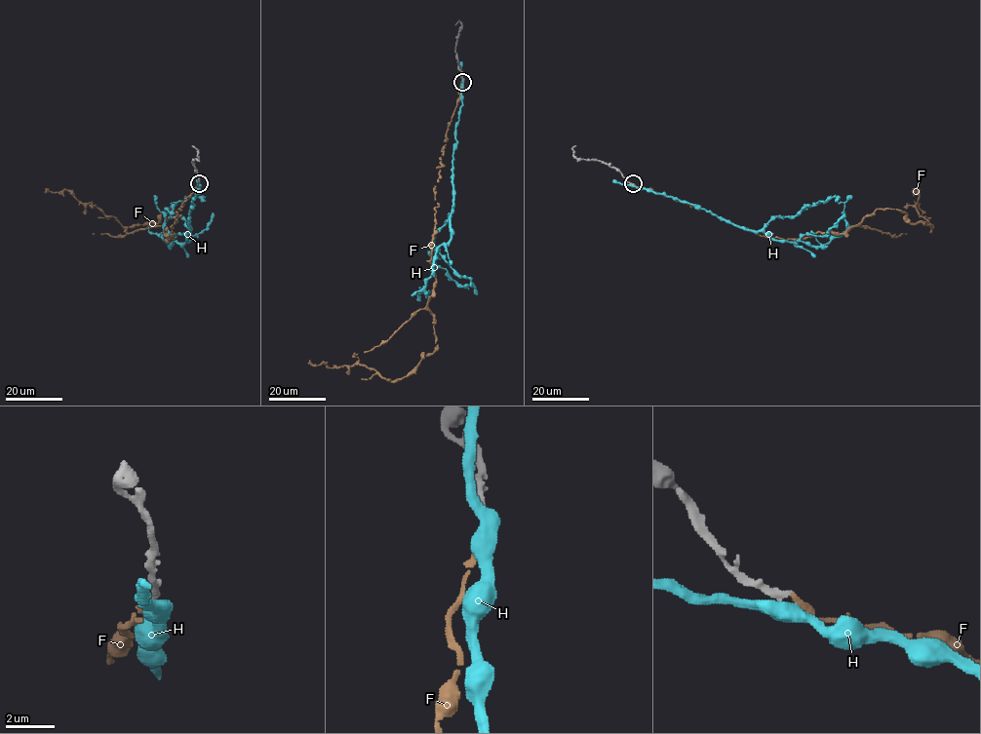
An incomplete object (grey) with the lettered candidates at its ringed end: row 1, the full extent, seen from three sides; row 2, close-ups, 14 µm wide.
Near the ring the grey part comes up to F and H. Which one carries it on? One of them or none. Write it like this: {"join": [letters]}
{"join": ["F"]}

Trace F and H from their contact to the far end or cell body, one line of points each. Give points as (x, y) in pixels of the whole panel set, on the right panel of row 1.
F: (633, 183), (773, 238), (845, 233), (877, 209), (931, 227), (917, 212), (919, 190), (911, 192)
H: (632, 185), (699, 206), (732, 224), (764, 231), (774, 240), (823, 246), (846, 229), (844, 203), (851, 195)

